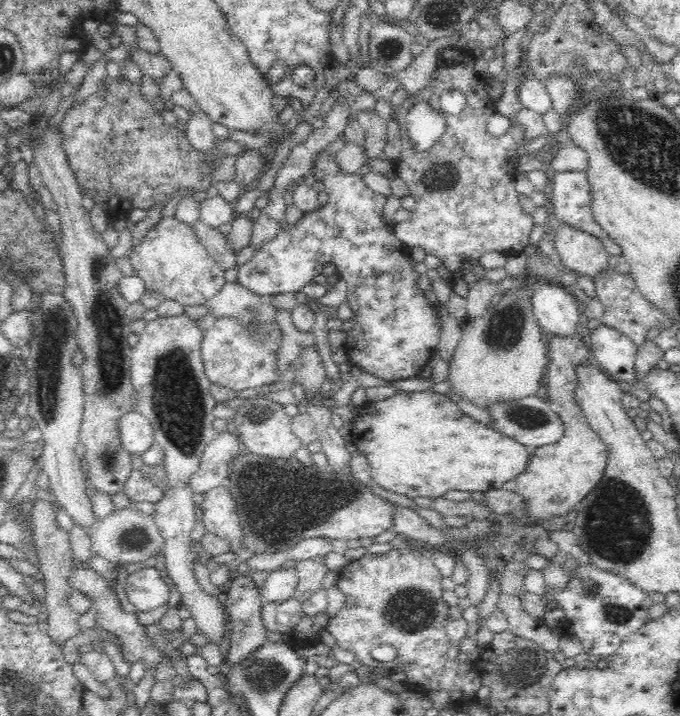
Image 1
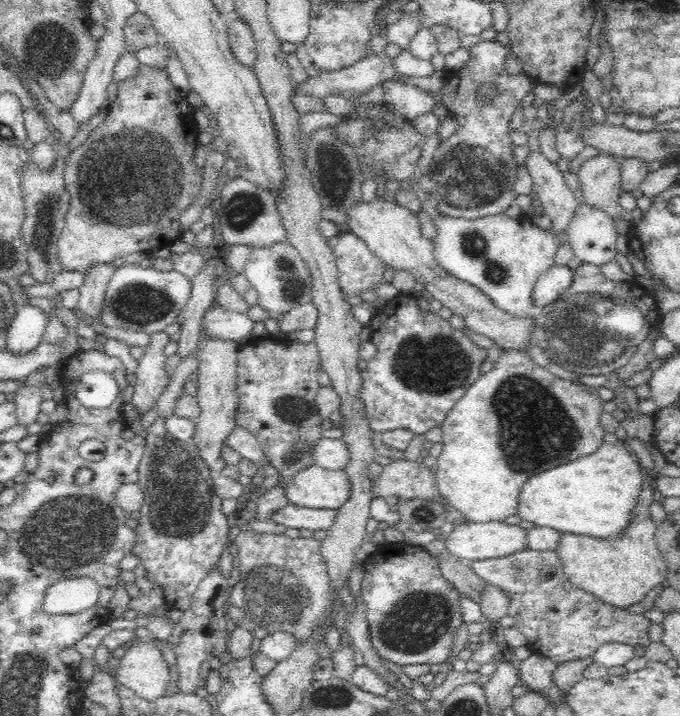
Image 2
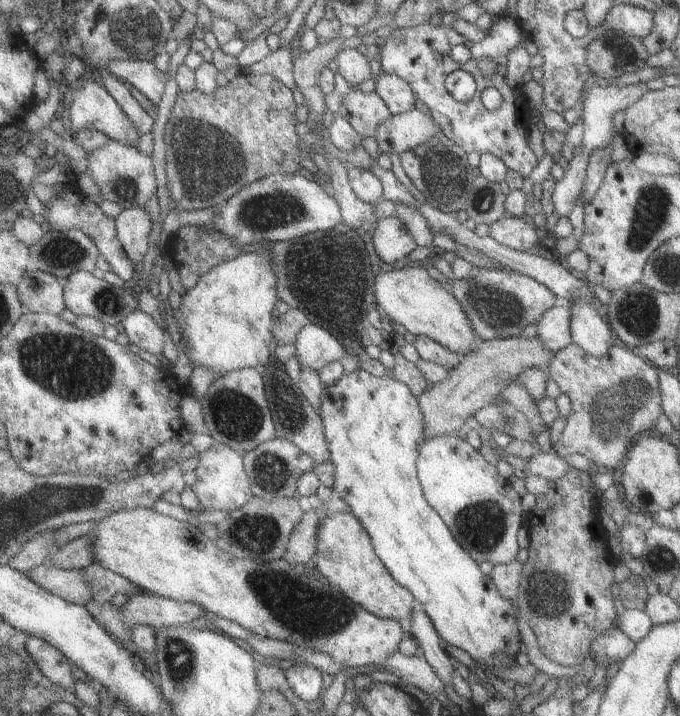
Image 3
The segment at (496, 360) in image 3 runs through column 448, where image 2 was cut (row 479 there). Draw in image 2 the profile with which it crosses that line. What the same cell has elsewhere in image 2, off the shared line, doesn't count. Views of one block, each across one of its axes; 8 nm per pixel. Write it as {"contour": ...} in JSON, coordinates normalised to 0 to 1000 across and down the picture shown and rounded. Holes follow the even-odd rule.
{"contour":[[[581,644],[565,652],[562,662],[544,668],[546,691],[550,697],[578,693],[585,698],[634,696],[656,704],[647,693],[640,675],[640,662],[621,644]]]}

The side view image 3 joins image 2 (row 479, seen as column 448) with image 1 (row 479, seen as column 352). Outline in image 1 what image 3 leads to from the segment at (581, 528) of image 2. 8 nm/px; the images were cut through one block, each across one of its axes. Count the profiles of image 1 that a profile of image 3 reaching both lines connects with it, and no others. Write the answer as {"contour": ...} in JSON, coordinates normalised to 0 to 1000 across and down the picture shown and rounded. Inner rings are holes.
{"contour":[[[634,543],[618,547],[588,546],[565,559],[550,559],[524,571],[518,587],[518,617],[525,631],[538,638],[547,673],[562,683],[612,696],[650,694],[660,684],[688,687],[738,682],[746,672],[762,665],[781,633],[754,612],[729,603],[721,595],[682,578],[654,550]]]}

